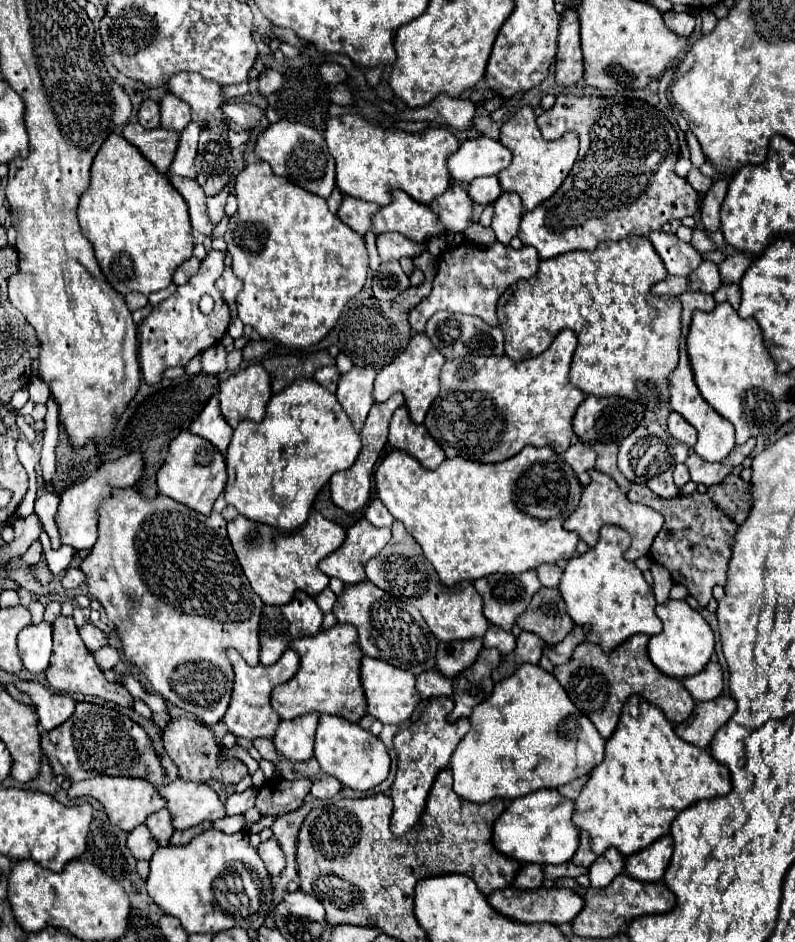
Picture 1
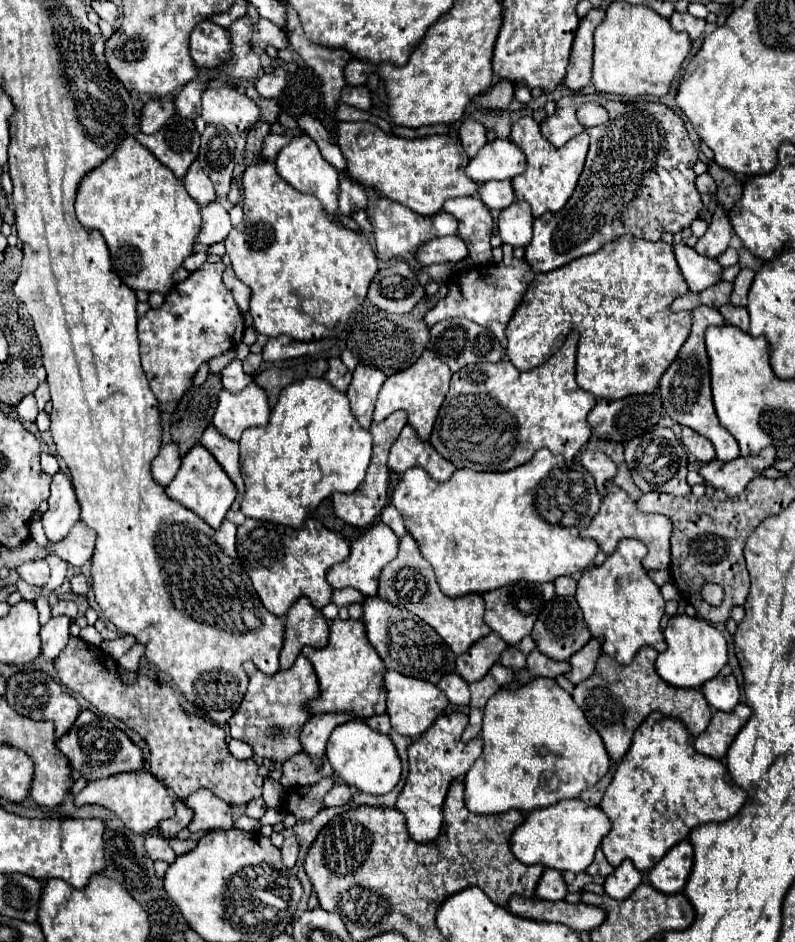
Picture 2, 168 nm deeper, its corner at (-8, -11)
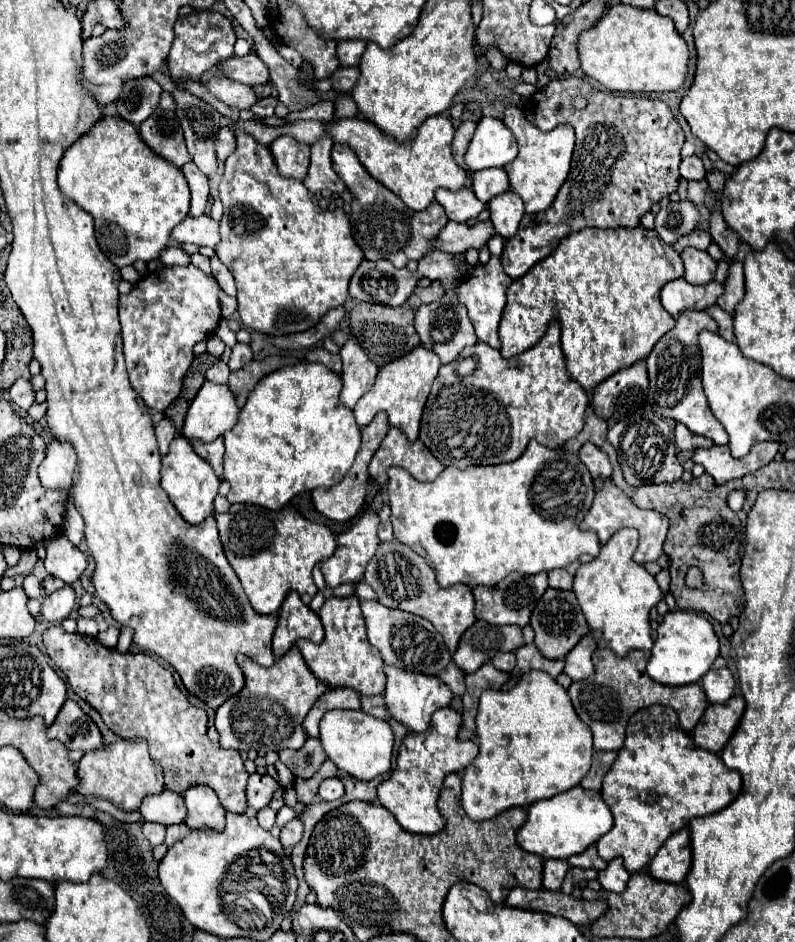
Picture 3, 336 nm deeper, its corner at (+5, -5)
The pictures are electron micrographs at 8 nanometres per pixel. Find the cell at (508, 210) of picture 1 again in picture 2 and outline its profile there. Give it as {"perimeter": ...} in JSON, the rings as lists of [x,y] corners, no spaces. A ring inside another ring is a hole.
{"perimeter":[[[514,202],[504,208],[498,216],[498,234],[504,244],[512,248],[528,246],[532,240],[532,222],[534,216],[530,212],[528,202]]]}

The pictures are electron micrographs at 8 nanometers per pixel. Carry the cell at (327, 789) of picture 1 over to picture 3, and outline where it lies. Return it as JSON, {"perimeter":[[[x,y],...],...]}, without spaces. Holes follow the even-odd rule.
{"perimeter":[[[335,776],[335,778],[327,778],[321,782],[319,786],[319,796],[321,800],[337,800],[345,794],[345,788],[343,788],[343,782]]]}

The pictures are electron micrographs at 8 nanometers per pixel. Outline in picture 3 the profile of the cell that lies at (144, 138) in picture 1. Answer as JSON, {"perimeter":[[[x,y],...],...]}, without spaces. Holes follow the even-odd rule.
{"perimeter":[[[157,108],[141,126],[139,126],[141,138],[147,142],[153,152],[163,156],[165,160],[173,162],[175,166],[183,166],[191,160],[191,154],[185,148],[183,132],[179,128],[179,122],[175,120],[175,114],[169,110]]]}

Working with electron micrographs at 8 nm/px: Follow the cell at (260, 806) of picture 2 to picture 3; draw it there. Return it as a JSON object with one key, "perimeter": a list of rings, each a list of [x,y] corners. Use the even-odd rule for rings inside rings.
{"perimeter":[[[251,774],[249,784],[247,784],[247,804],[257,810],[265,808],[271,802],[277,788],[279,788],[279,784],[269,774],[265,774],[265,776]]]}

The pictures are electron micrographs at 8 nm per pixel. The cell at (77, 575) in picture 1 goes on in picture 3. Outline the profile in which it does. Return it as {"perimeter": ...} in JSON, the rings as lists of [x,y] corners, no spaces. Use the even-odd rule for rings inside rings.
{"perimeter":[[[57,536],[45,542],[47,558],[45,568],[51,576],[61,578],[63,582],[75,582],[87,568],[87,556],[73,546],[65,536]]]}

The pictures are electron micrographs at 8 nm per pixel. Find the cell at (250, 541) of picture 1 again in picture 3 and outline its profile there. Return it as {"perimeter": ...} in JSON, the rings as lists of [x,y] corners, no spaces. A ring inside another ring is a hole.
{"perimeter":[[[231,504],[227,512],[213,516],[219,526],[225,556],[257,614],[277,612],[291,590],[299,592],[305,604],[313,600],[317,586],[311,578],[311,570],[317,562],[329,558],[337,546],[335,536],[327,526],[309,522],[293,506],[267,510],[255,504]]]}

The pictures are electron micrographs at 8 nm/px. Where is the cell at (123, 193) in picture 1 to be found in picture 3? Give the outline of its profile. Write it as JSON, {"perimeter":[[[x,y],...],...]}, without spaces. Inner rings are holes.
{"perimeter":[[[103,116],[89,128],[87,134],[83,134],[75,144],[65,150],[59,162],[59,188],[65,196],[73,196],[73,200],[93,216],[97,242],[103,254],[117,268],[129,266],[135,260],[151,262],[159,258],[161,250],[169,242],[171,230],[183,218],[187,218],[189,212],[189,184],[181,168],[155,154],[141,140],[139,130],[119,116]]]}

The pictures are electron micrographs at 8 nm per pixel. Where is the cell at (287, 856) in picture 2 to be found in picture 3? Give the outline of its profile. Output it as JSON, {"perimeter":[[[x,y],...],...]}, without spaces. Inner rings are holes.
{"perimeter":[[[295,818],[295,820],[291,820],[289,824],[285,824],[285,826],[281,828],[279,840],[281,840],[281,844],[285,846],[285,850],[289,852],[289,850],[301,840],[301,836],[303,836],[303,822],[301,822],[299,818]]]}

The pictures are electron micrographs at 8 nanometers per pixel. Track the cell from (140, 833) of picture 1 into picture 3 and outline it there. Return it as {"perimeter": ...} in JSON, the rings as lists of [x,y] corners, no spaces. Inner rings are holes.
{"perimeter":[[[145,822],[143,824],[143,834],[151,842],[151,846],[163,844],[163,840],[165,840],[165,826],[163,824],[153,824],[153,822]]]}

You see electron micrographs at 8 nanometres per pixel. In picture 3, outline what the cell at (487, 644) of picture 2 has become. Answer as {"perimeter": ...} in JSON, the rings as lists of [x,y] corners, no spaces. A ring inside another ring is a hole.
{"perimeter":[[[477,620],[463,634],[457,652],[453,654],[453,662],[465,672],[475,672],[497,652],[515,652],[523,644],[519,626],[491,626]]]}

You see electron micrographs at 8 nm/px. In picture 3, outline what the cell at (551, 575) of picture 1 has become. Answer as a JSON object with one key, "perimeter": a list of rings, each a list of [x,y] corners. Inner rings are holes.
{"perimeter":[[[553,570],[549,572],[549,586],[559,590],[571,590],[573,588],[573,574],[567,570]]]}

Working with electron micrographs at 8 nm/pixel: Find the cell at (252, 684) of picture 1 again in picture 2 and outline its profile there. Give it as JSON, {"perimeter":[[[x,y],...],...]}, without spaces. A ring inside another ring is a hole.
{"perimeter":[[[302,654],[296,658],[294,666],[286,672],[276,672],[274,676],[262,674],[252,662],[244,662],[244,670],[250,678],[248,690],[240,708],[228,720],[230,736],[248,742],[256,756],[270,758],[274,762],[286,762],[290,756],[300,752],[300,730],[310,718],[306,702],[318,694],[318,678],[312,664]]]}

